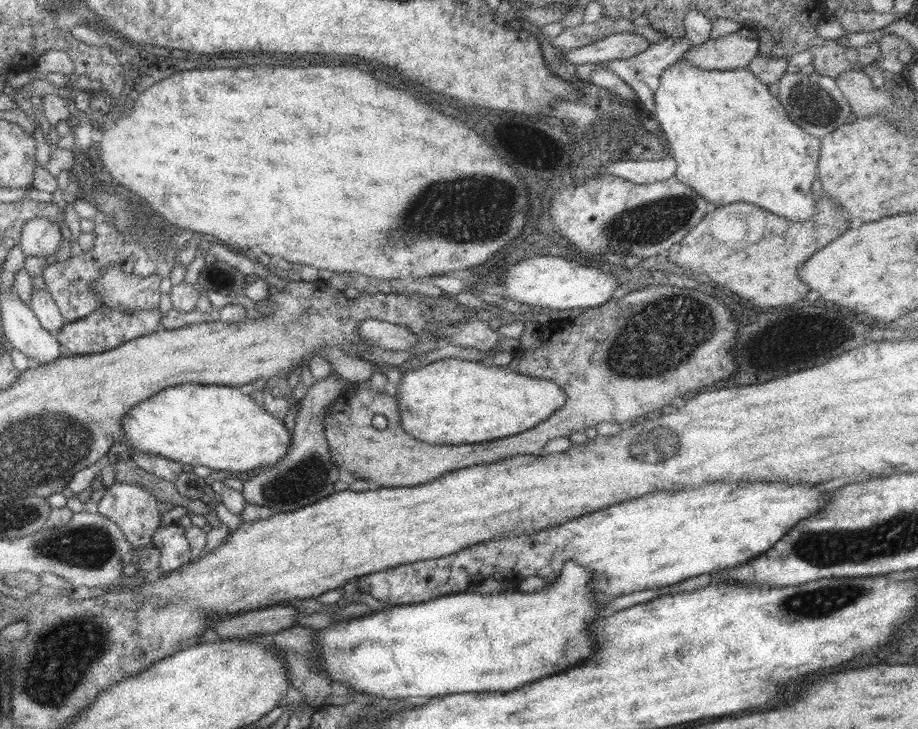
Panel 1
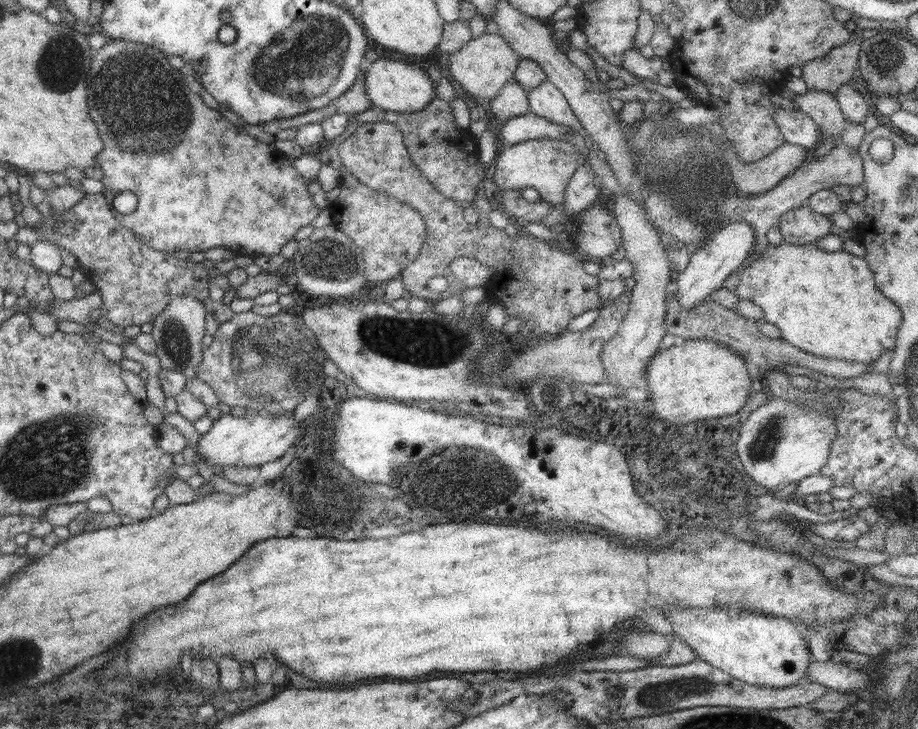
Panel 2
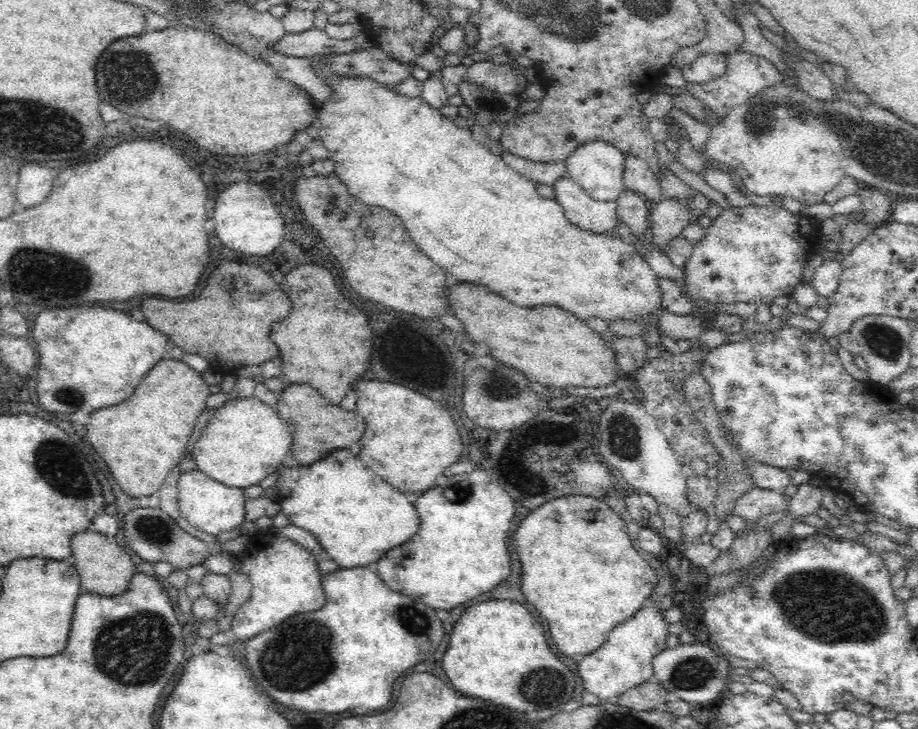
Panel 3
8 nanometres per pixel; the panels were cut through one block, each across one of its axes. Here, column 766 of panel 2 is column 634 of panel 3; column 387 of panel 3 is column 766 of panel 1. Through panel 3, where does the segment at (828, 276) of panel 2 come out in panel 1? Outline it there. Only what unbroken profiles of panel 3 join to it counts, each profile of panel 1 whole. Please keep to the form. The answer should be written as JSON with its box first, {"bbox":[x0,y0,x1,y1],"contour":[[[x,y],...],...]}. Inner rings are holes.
{"bbox":[650,61,821,222],"contour":[[[677,61],[666,71],[662,72],[660,86],[656,90],[656,93],[654,93],[654,96],[654,116],[651,116],[650,123],[655,129],[662,130],[666,134],[668,146],[670,146],[669,155],[676,159],[677,164],[674,176],[678,181],[692,187],[696,193],[704,197],[711,204],[711,208],[723,207],[733,202],[747,202],[794,222],[804,222],[806,219],[814,217],[817,211],[817,197],[812,194],[811,190],[812,184],[817,178],[821,139],[808,134],[806,130],[792,121],[782,103],[770,93],[768,85],[764,84],[748,68],[738,68],[736,70],[701,70],[688,62]]]}

